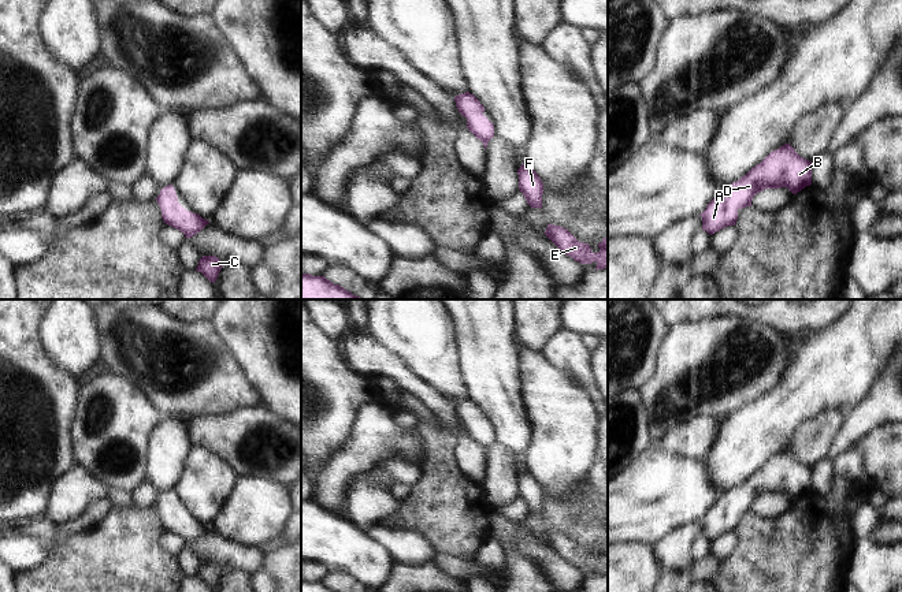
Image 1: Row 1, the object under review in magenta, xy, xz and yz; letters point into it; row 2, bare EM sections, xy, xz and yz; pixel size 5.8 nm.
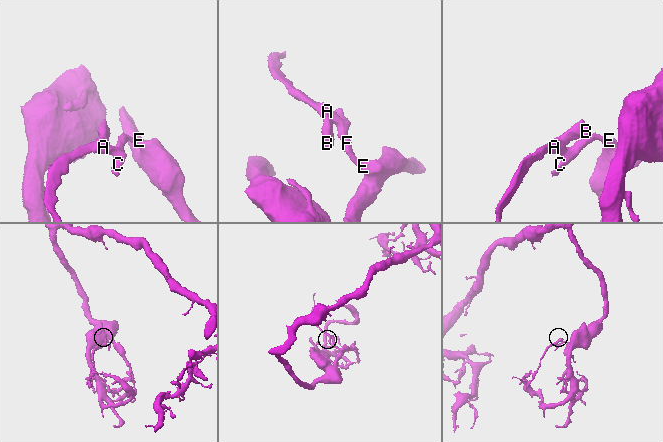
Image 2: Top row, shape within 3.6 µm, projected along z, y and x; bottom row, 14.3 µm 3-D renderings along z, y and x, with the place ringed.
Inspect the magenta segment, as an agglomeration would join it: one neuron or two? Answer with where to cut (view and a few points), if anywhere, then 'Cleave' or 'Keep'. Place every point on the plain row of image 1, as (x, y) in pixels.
No split. Keep.

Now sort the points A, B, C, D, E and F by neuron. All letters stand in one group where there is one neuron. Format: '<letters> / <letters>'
A B C D E F

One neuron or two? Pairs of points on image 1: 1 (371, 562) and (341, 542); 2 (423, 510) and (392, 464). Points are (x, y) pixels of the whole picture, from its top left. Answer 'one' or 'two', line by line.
1: one
2: two

